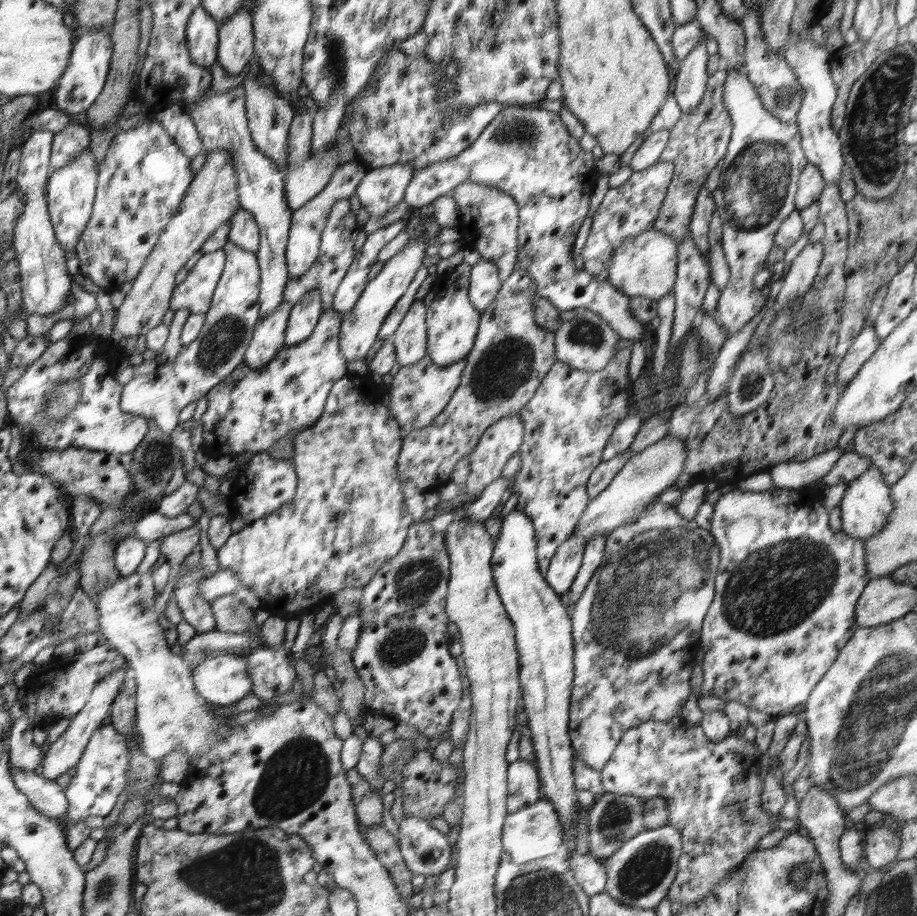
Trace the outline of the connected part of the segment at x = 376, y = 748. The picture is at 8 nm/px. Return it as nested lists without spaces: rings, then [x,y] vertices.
[[[369,734],[363,742],[361,755],[355,769],[367,780],[367,783],[378,789],[382,793],[383,778],[381,777],[381,754],[383,747],[380,744],[380,738],[375,738]]]

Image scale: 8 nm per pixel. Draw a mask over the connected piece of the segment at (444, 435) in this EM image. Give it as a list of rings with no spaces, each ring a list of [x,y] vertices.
[[[525,268],[520,270],[515,270],[510,273],[510,276],[502,283],[498,294],[494,297],[494,300],[486,307],[486,310],[481,313],[479,320],[479,327],[477,330],[477,335],[474,341],[474,346],[470,349],[470,352],[465,356],[465,367],[461,372],[460,386],[456,388],[454,395],[448,401],[448,404],[444,407],[444,410],[434,418],[434,420],[428,425],[424,426],[418,430],[412,430],[405,435],[404,444],[400,452],[400,460],[397,462],[398,478],[402,481],[406,479],[411,480],[422,492],[438,492],[444,487],[450,480],[452,476],[452,470],[460,458],[469,459],[470,454],[475,449],[478,444],[480,437],[484,434],[484,431],[497,420],[510,416],[512,414],[517,414],[517,412],[524,408],[524,405],[532,398],[535,394],[542,379],[546,376],[546,373],[550,370],[550,367],[557,361],[555,357],[555,334],[552,331],[548,331],[544,327],[540,327],[534,320],[534,309],[536,297],[540,297],[535,289],[535,283],[531,279],[531,276],[526,272]]]

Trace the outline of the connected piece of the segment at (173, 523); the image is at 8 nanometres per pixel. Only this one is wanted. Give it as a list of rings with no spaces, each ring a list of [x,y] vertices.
[[[152,509],[139,518],[134,527],[134,532],[136,538],[142,539],[145,543],[150,543],[164,536],[192,528],[197,521],[187,512],[170,517]]]

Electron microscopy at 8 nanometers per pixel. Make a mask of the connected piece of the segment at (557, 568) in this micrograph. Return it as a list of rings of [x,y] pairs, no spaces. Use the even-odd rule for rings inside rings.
[[[571,534],[551,558],[545,579],[548,586],[561,598],[569,594],[574,578],[577,577],[584,549],[585,540]]]

